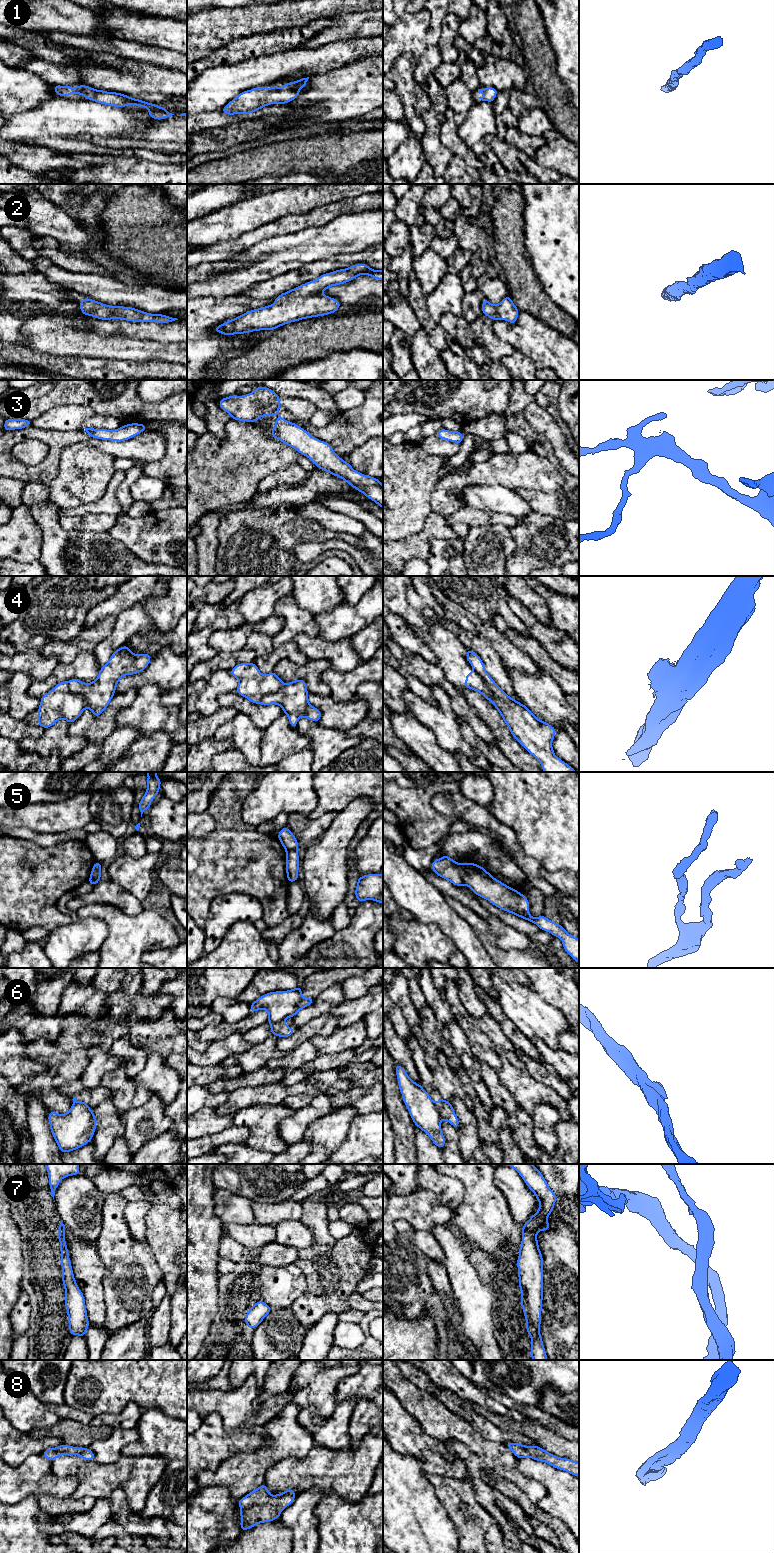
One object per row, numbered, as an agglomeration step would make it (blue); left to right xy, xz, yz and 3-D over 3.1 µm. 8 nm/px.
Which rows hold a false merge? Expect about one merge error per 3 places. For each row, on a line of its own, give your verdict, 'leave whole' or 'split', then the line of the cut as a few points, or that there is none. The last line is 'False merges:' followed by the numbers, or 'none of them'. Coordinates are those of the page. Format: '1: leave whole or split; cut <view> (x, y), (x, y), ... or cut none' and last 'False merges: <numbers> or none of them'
1: leave whole; cut none
2: leave whole; cut none
3: leave whole; cut none
4: split; cut yz (474, 669), (481, 674), (491, 693), (494, 704)
5: split; cut yz (457, 864), (463, 884)
6: split; cut yz (433, 1102), (442, 1118)
7: leave whole; cut none
8: leave whole; cut none
False merges: 4, 5, 6

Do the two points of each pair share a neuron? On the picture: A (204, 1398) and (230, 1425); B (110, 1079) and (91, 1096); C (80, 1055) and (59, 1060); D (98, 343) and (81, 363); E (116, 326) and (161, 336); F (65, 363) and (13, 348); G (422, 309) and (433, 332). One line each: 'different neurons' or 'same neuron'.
A: same neuron
B: different neurons
C: same neuron
D: different neurons
E: same neuron
F: same neuron
G: same neuron

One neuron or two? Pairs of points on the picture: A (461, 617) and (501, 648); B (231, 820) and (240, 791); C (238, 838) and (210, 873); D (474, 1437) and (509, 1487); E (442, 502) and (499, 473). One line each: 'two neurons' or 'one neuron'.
A: one neuron
B: one neuron
C: one neuron
D: two neurons
E: one neuron

